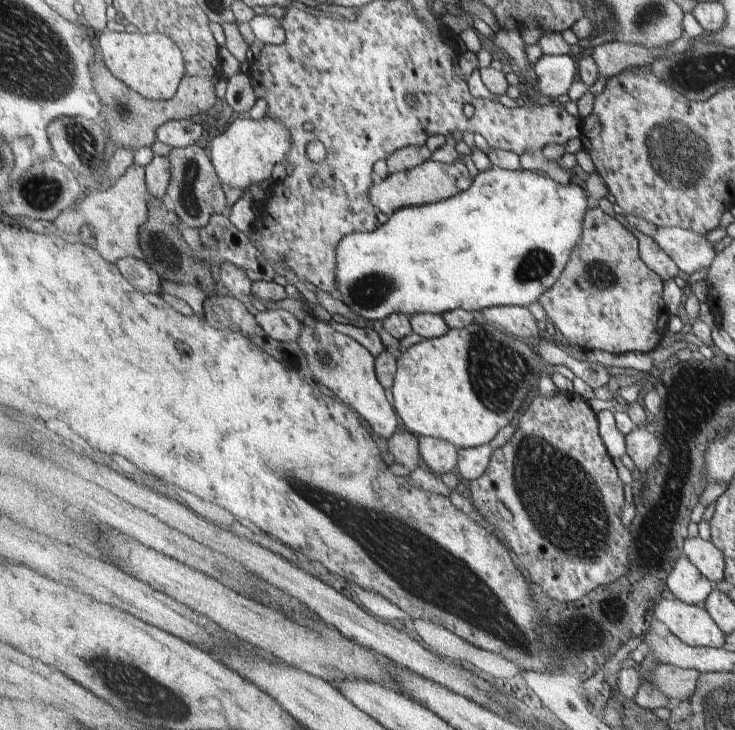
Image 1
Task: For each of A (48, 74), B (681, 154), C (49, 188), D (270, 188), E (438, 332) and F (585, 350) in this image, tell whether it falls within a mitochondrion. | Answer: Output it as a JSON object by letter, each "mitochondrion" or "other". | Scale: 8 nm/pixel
{"A":"mitochondrion","B":"mitochondrion","C":"mitochondrion","D":"other","E":"other","F":"other"}

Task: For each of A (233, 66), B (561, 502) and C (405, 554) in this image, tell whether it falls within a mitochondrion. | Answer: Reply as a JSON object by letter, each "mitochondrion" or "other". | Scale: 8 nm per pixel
{"A":"other","B":"mitochondrion","C":"mitochondrion"}

